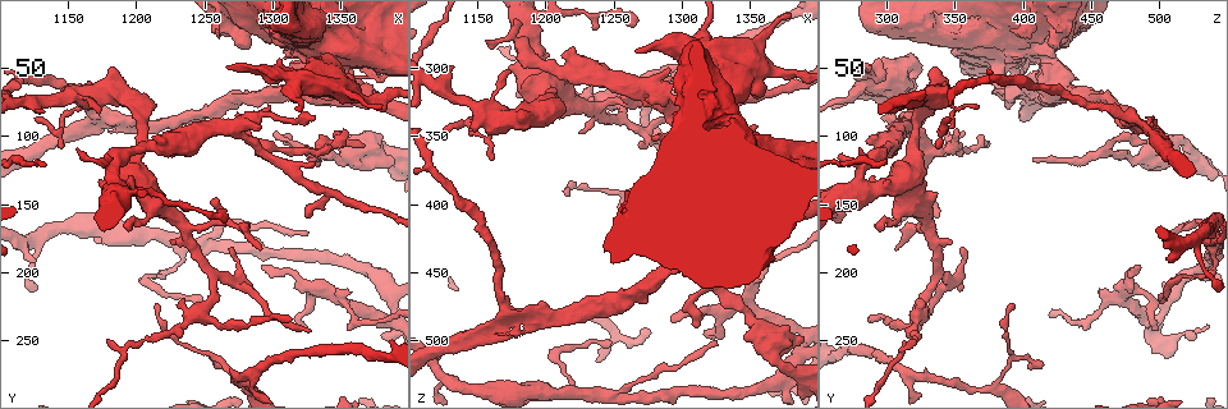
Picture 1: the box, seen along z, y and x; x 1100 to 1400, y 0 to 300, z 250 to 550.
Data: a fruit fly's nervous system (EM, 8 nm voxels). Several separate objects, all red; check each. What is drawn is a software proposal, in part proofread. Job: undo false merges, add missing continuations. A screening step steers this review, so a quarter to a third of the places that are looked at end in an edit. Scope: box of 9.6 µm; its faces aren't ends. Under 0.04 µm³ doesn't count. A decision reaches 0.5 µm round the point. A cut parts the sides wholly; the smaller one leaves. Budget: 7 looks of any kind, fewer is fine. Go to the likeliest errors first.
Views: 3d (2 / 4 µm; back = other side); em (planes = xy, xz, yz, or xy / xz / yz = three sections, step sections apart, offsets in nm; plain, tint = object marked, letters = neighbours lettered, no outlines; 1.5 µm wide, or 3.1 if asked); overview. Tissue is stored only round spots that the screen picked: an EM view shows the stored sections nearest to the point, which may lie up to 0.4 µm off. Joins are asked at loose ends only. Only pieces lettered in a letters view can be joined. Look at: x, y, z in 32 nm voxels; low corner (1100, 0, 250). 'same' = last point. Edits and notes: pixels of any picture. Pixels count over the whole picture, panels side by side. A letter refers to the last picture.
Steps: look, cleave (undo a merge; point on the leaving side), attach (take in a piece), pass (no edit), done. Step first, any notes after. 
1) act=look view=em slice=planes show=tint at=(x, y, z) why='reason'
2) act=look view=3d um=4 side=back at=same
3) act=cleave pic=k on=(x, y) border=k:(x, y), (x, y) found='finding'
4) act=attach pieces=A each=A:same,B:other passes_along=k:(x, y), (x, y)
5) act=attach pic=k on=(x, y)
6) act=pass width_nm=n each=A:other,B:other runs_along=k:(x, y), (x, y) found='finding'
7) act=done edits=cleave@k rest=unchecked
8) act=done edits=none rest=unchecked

act=look view=3d um=4 side=back at=(1326, 158, 340) why='free end'

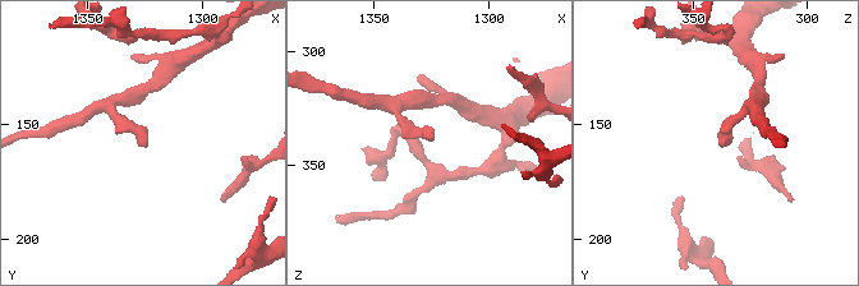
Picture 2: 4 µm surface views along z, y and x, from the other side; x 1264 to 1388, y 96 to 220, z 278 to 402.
act=look view=em slice=planes show=letters at=(1328, 158, 338)

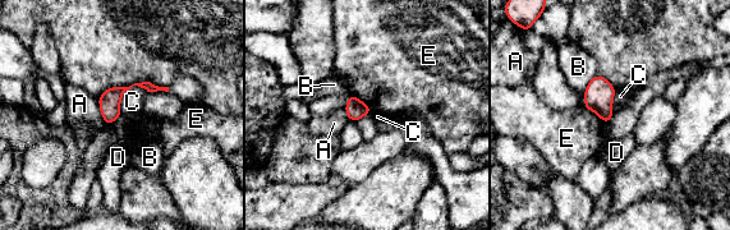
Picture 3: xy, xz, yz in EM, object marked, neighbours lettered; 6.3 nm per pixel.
act=pass longest_contact=C:220nm each=A:other,B:other,C:other,D:other,E:other found='no lettered piece goes on from it'

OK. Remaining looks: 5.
act=look view=em slice=planes show=tint at=(1308, 102, 488) why='tapers out'

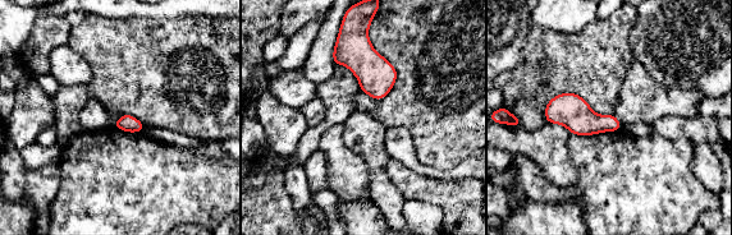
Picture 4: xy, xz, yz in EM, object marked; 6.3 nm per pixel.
act=look view=em slice=planes show=letters at=same

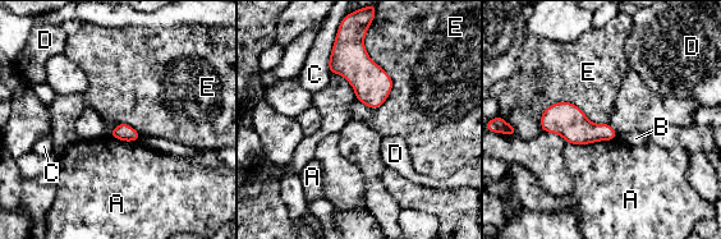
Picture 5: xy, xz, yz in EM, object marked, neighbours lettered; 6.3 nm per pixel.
act=pass each=A:other,B:other,C:other,D:other,E:other border=5:(364, 35), (391, 79), (376, 109) found='none of them fits'

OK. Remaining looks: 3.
act=look view=3d um=2 side=back at=(1158, 110, 282) why='an open end'

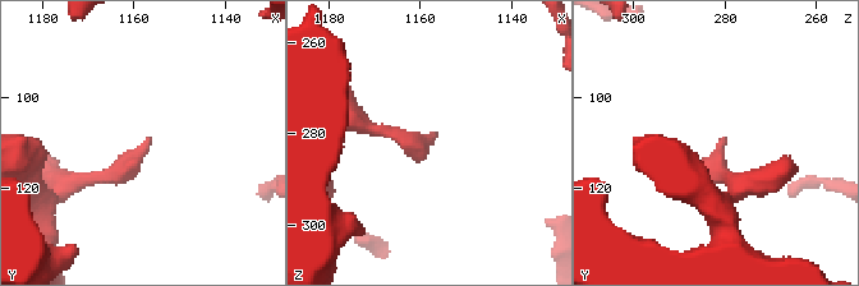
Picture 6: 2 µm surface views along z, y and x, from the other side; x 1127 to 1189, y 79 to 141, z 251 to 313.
act=look view=em slice=xz step=4 show=letters at=(1157, 109, 281) why='now the EM'

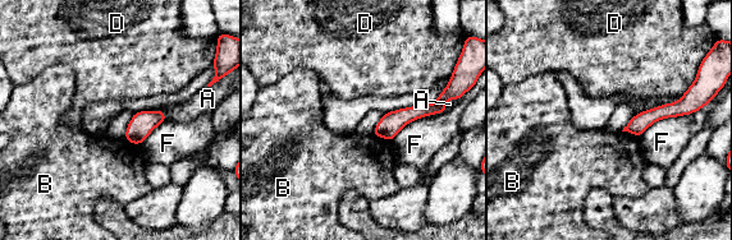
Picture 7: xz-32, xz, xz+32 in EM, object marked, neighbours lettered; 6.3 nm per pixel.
act=look view=em slice=planes show=letters at=same

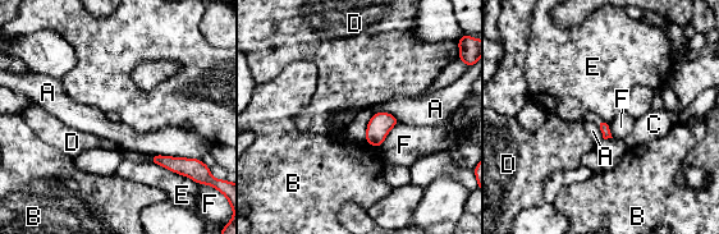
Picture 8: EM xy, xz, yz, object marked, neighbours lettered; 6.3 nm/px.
act=pass each=A:other,B:other,C:other,D:other,E:other,F:other border=8:(600, 118), (608, 123) found='no lettered piece goes on from it'

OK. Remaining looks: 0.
act=done edits=none rest=unchecked

